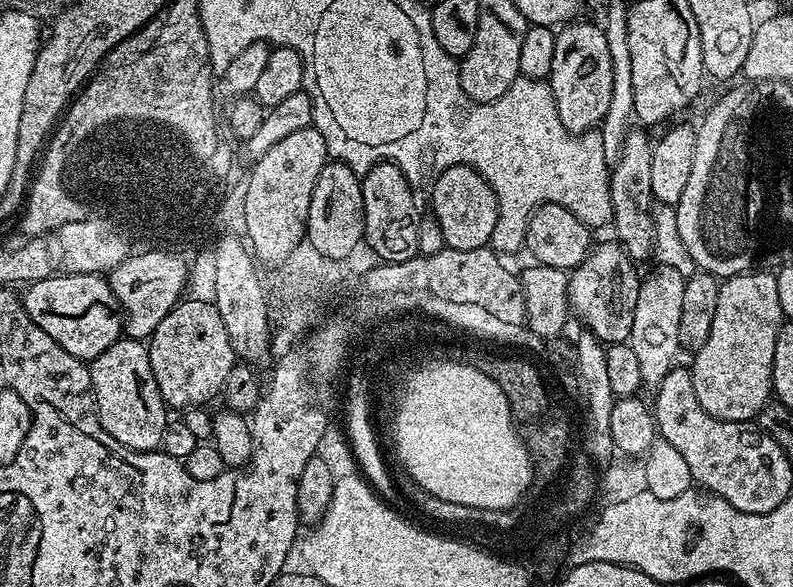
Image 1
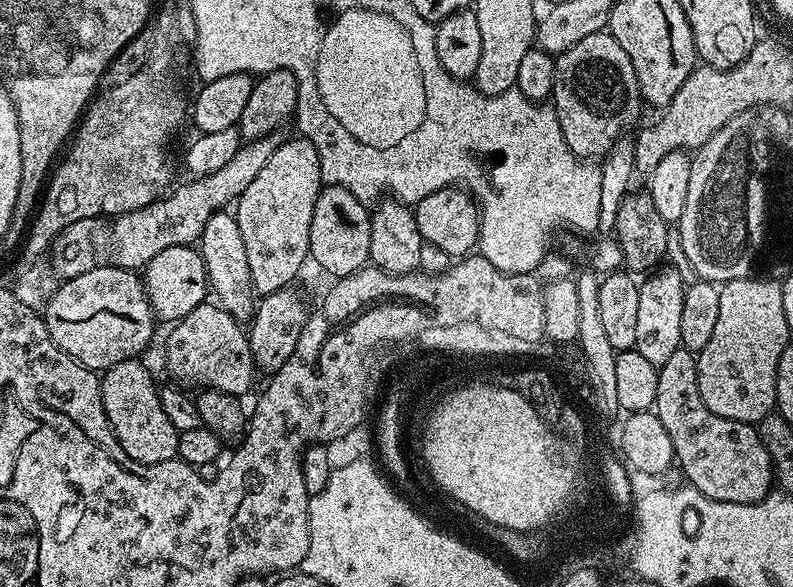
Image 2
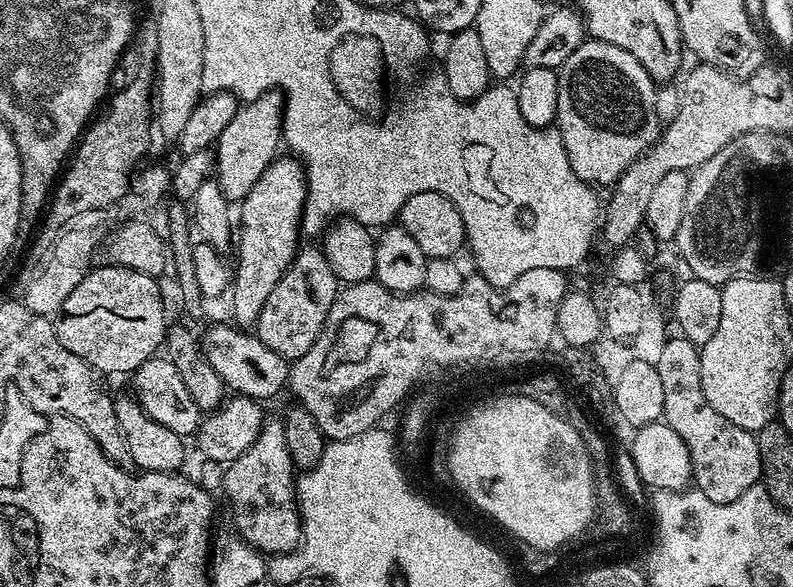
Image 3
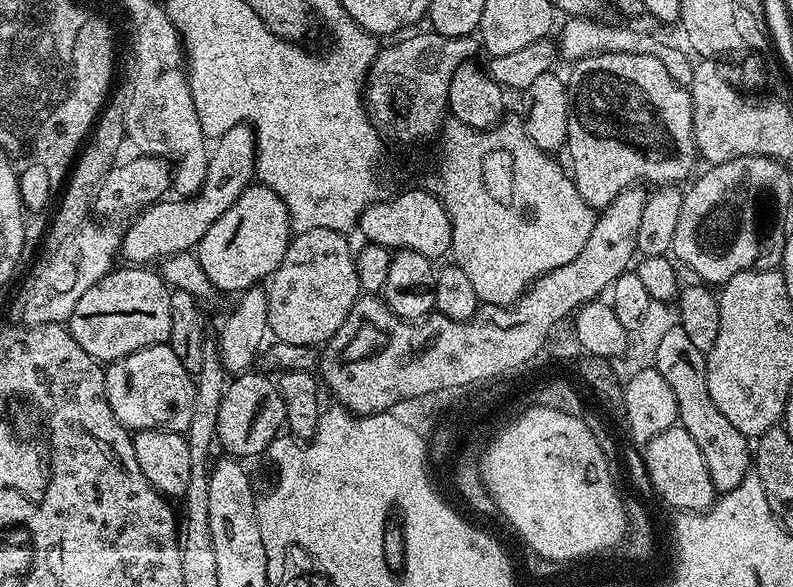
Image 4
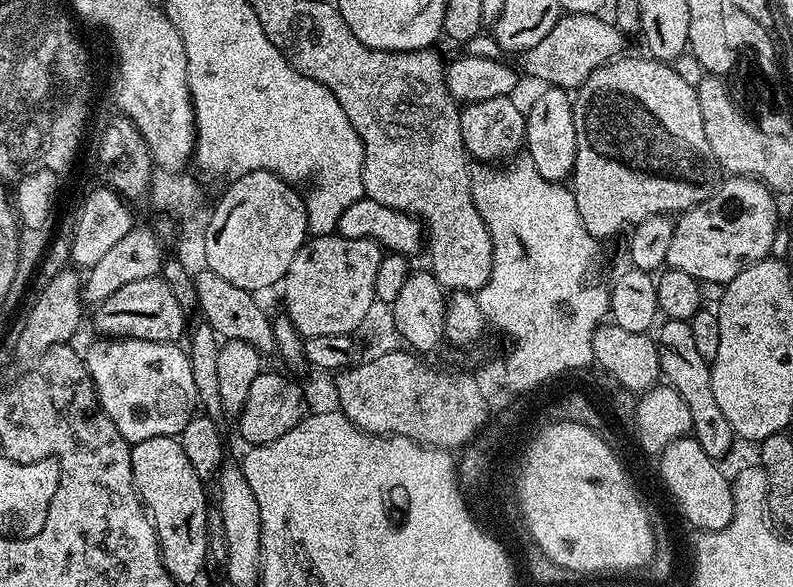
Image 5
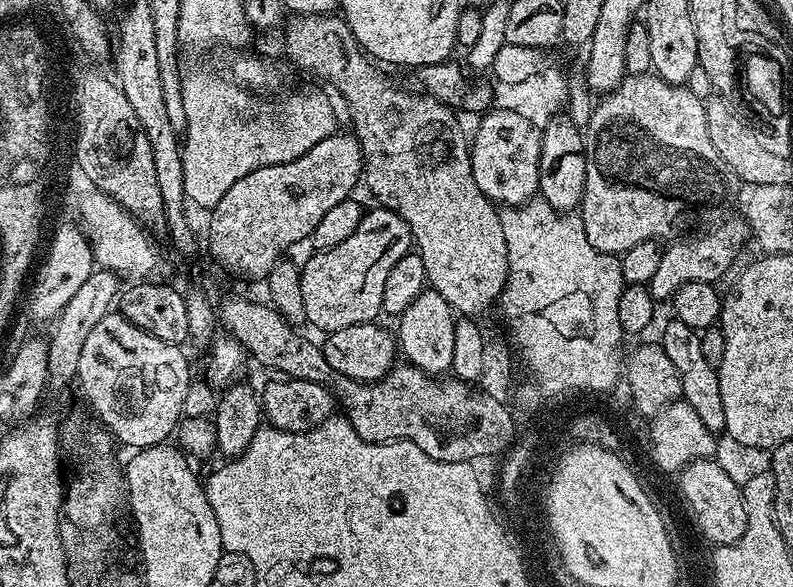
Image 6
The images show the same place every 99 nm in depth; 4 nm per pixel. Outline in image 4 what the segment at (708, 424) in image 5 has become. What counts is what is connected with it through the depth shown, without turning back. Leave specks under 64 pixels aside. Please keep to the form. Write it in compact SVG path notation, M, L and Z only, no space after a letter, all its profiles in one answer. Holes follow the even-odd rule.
M672 326L659 333L654 367L666 378L670 390L674 390L674 402L678 402L676 419L679 427L694 438L698 450L702 450L702 458L706 458L706 470L710 470L710 478L714 482L717 493L723 494L734 490L749 476L754 464L754 452L750 447L749 437L744 436L722 415L722 410L714 406L714 398L710 398L710 390L706 382L708 362L706 353L697 350L686 335L686 330Z

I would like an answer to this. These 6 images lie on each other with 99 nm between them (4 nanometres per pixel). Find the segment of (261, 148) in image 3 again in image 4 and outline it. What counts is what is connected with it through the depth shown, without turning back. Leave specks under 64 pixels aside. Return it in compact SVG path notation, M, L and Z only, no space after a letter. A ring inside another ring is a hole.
M245 122L215 137L208 153L206 178L195 196L165 198L150 208L145 208L131 221L132 225L122 232L119 255L129 265L148 266L161 258L172 257L179 252L191 253L200 239L238 202L238 198L253 183L256 176L256 134L252 125ZM216 144L216 145L215 145ZM136 220L136 221L135 221Z

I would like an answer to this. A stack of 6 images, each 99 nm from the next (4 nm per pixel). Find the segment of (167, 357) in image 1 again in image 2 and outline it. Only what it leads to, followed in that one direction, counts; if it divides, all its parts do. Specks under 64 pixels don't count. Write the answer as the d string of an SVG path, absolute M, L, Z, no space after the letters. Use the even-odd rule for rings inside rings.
M219 303L200 304L175 321L171 328L164 352L168 355L169 370L178 379L188 384L200 384L196 386L211 386L237 398L251 390L252 372L255 373L257 367L252 360L248 333L241 321L233 318Z

